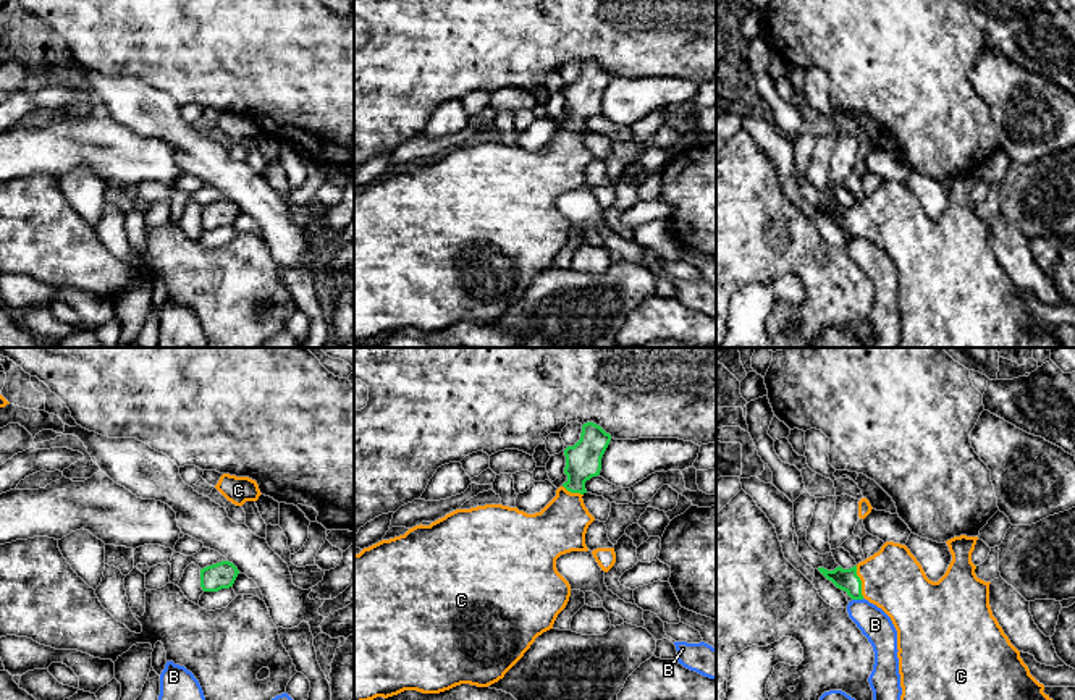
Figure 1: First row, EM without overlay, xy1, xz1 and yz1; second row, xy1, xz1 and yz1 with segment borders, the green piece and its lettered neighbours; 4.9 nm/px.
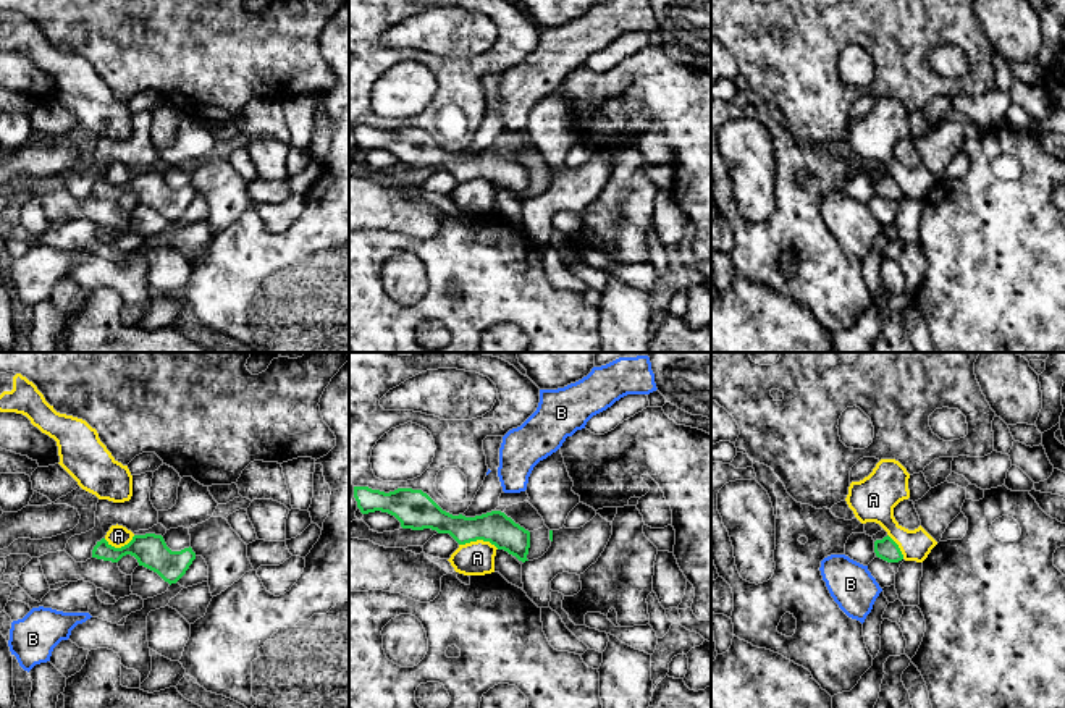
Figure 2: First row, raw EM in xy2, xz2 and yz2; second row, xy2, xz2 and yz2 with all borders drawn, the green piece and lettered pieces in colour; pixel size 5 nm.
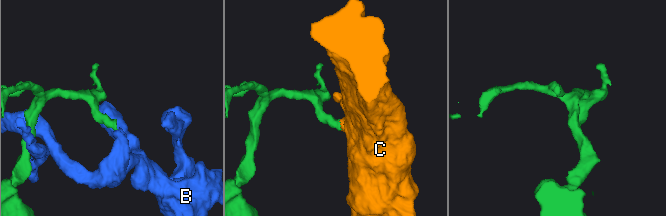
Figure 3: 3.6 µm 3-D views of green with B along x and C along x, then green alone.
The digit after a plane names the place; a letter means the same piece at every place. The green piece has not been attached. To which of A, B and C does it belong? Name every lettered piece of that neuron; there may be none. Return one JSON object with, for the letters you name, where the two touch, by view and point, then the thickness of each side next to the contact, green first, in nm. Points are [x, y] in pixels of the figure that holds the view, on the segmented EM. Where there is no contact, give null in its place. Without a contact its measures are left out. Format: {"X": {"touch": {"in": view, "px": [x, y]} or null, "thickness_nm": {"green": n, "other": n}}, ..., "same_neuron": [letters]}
{"C": {"touch": {"in": "yz1", "px": [860, 582]}, "thickness_nm": {"green": 110, "other": 300}}, "same_neuron": ["C"]}

